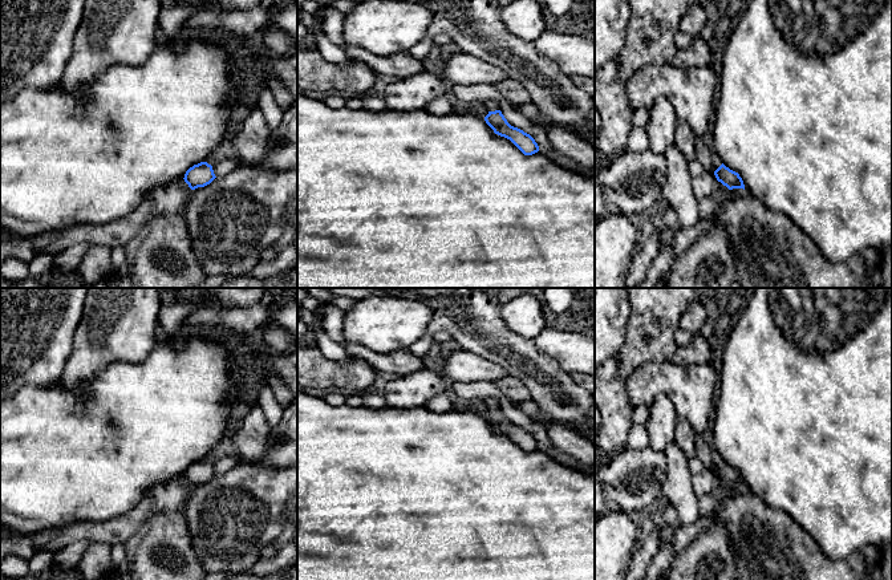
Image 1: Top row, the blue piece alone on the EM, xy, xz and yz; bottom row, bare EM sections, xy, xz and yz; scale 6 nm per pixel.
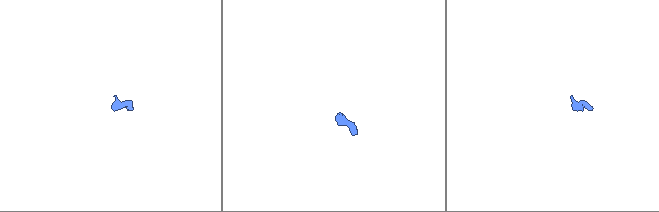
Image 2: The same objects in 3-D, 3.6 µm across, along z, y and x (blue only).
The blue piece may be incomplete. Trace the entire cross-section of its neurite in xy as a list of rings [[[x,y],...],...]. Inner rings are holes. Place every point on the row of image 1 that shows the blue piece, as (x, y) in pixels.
[[[200,162],[190,167],[183,179],[191,190],[195,190],[210,184],[215,178],[212,166],[207,162]]]

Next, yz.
[[[723,163],[714,171],[714,175],[717,181],[726,186],[729,190],[733,188],[745,190],[745,184],[739,174],[726,167]]]

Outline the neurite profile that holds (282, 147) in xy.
[[[297,97],[284,109],[280,125],[271,131],[261,170],[280,171],[297,166]]]

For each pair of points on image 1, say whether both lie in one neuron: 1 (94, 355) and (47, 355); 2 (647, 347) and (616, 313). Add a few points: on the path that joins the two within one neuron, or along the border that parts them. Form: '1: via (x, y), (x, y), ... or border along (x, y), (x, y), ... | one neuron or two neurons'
1: border along (77, 324), (73, 349), (60, 381) | two neurons
2: border along (629, 301), (629, 319), (624, 341), (616, 353) | two neurons

